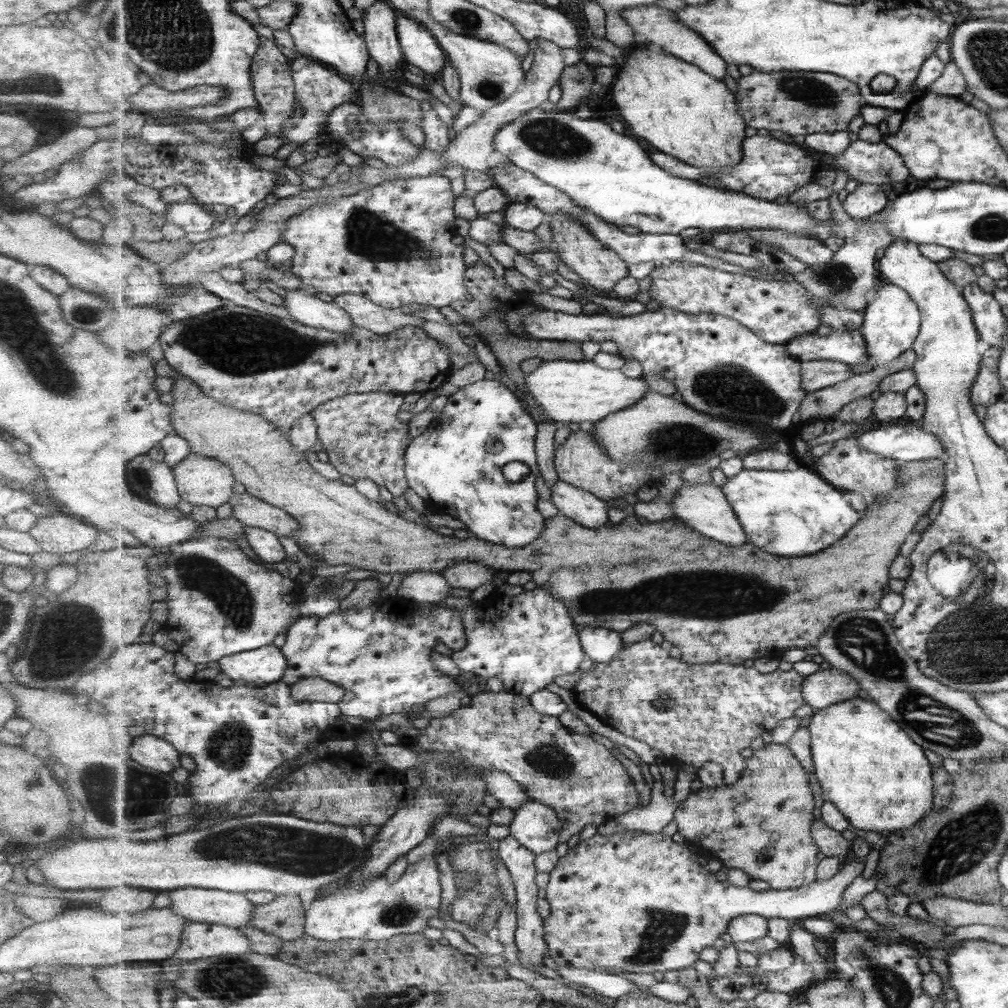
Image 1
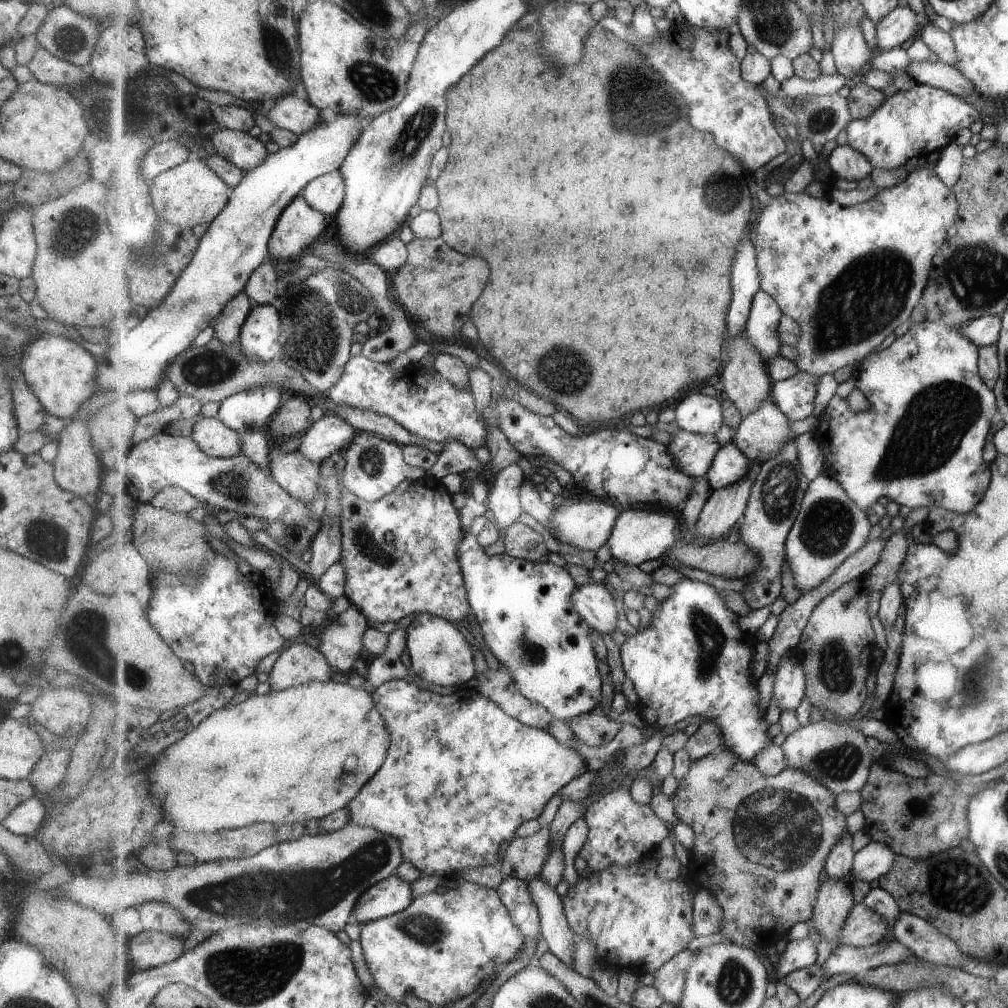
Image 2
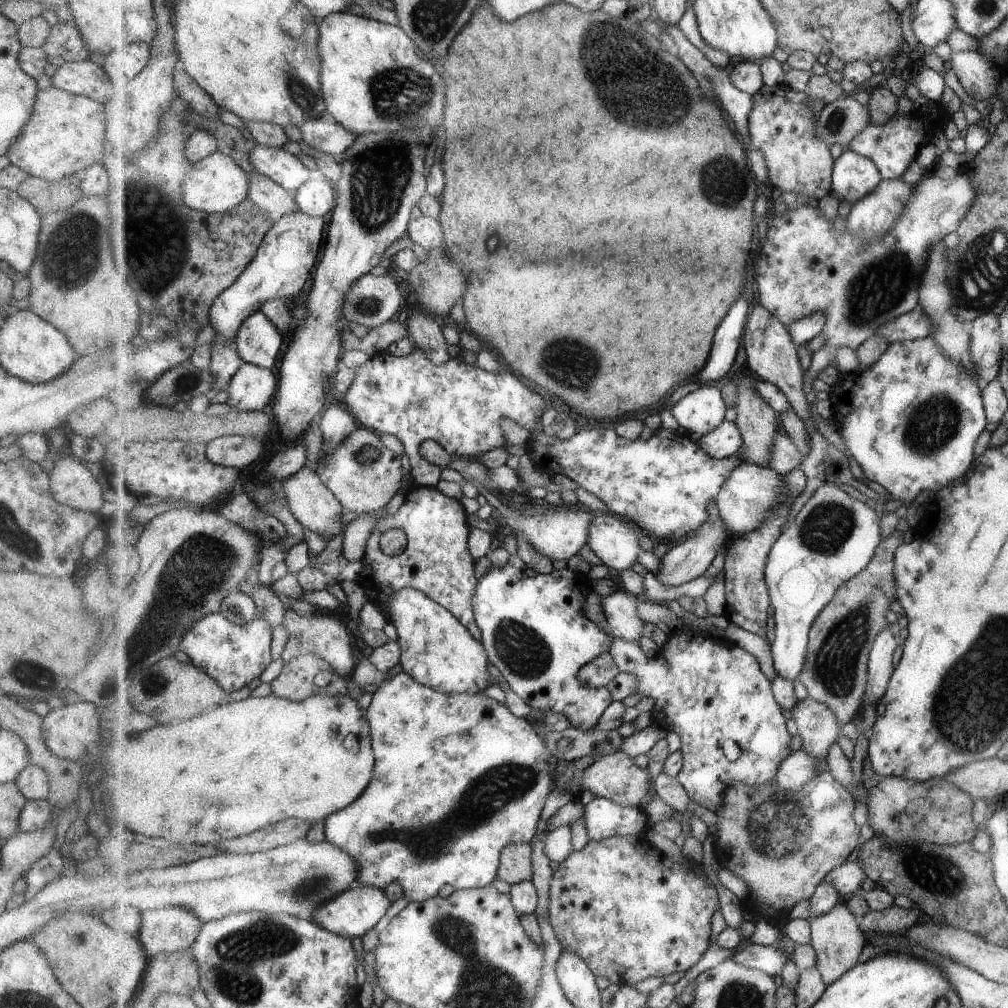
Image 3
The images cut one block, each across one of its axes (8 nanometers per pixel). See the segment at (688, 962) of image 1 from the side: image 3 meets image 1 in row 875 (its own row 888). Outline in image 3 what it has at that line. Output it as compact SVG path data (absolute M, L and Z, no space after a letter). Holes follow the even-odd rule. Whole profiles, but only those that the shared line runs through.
M613 836L607 840L590 840L583 850L575 850L572 856L559 863L559 867L554 872L554 878L550 886L549 916L551 924L557 931L557 938L562 946L562 954L579 954L589 965L589 968L596 976L605 976L612 984L624 984L627 986L637 986L639 982L647 978L669 976L675 972L687 972L691 970L703 954L711 946L711 920L717 910L720 912L719 896L713 885L712 878L706 876L705 872L700 873L697 866L692 865L692 861L685 859L684 862L673 861L666 855L663 856L661 850L653 846L644 836ZM844 862L839 868L832 870L825 877L825 884L831 884L842 898L848 899L857 892L868 876L859 862Z

